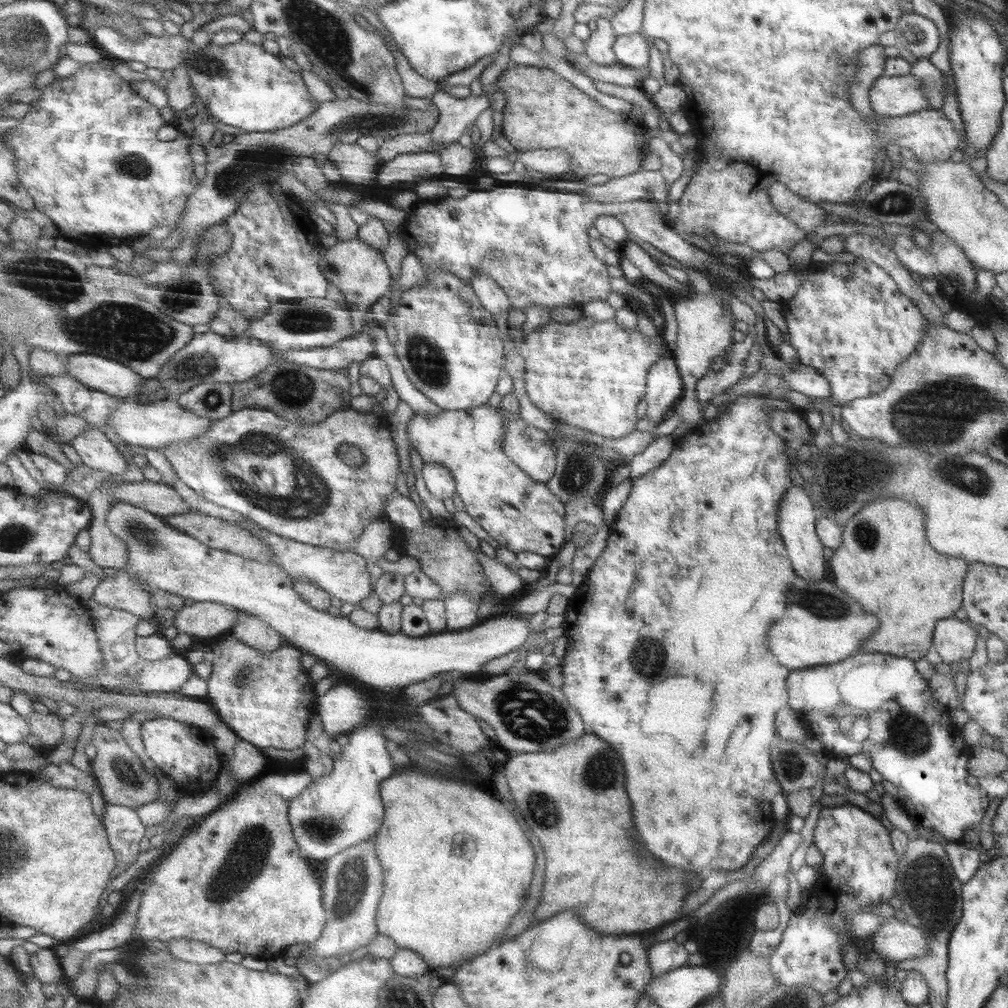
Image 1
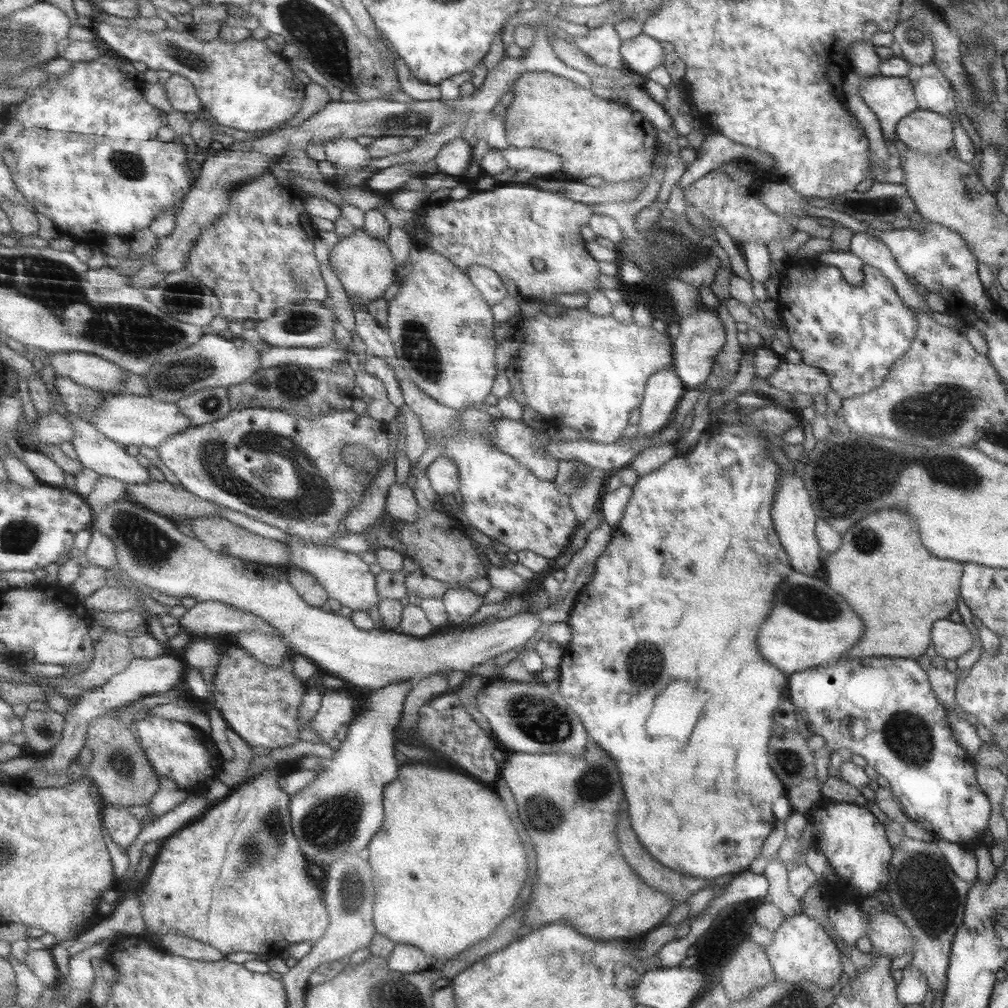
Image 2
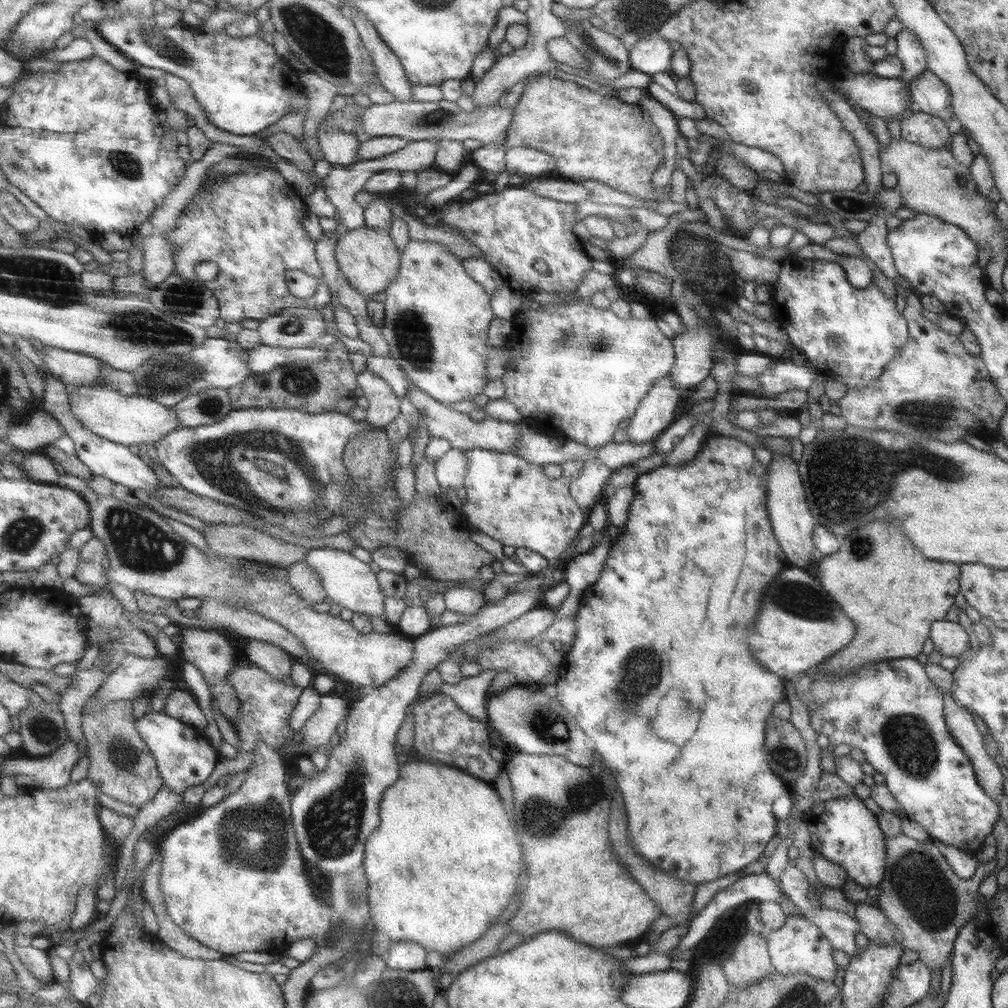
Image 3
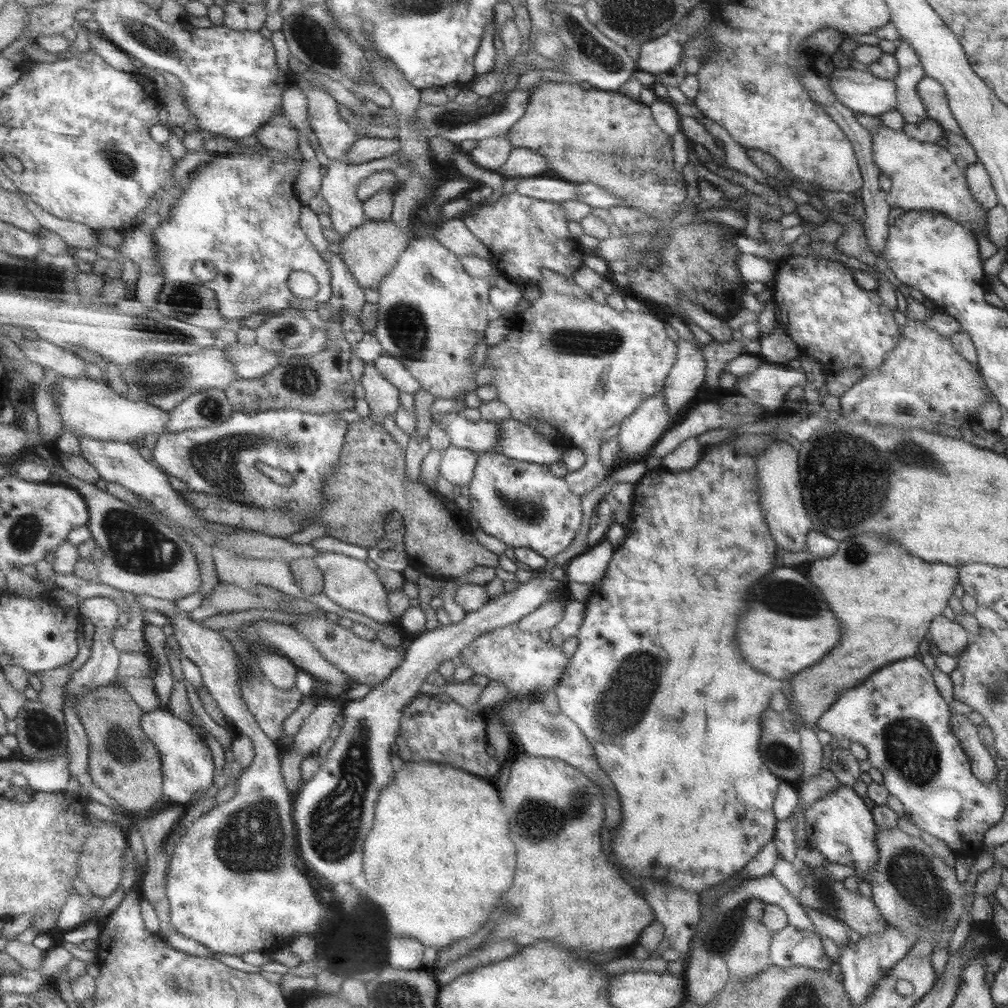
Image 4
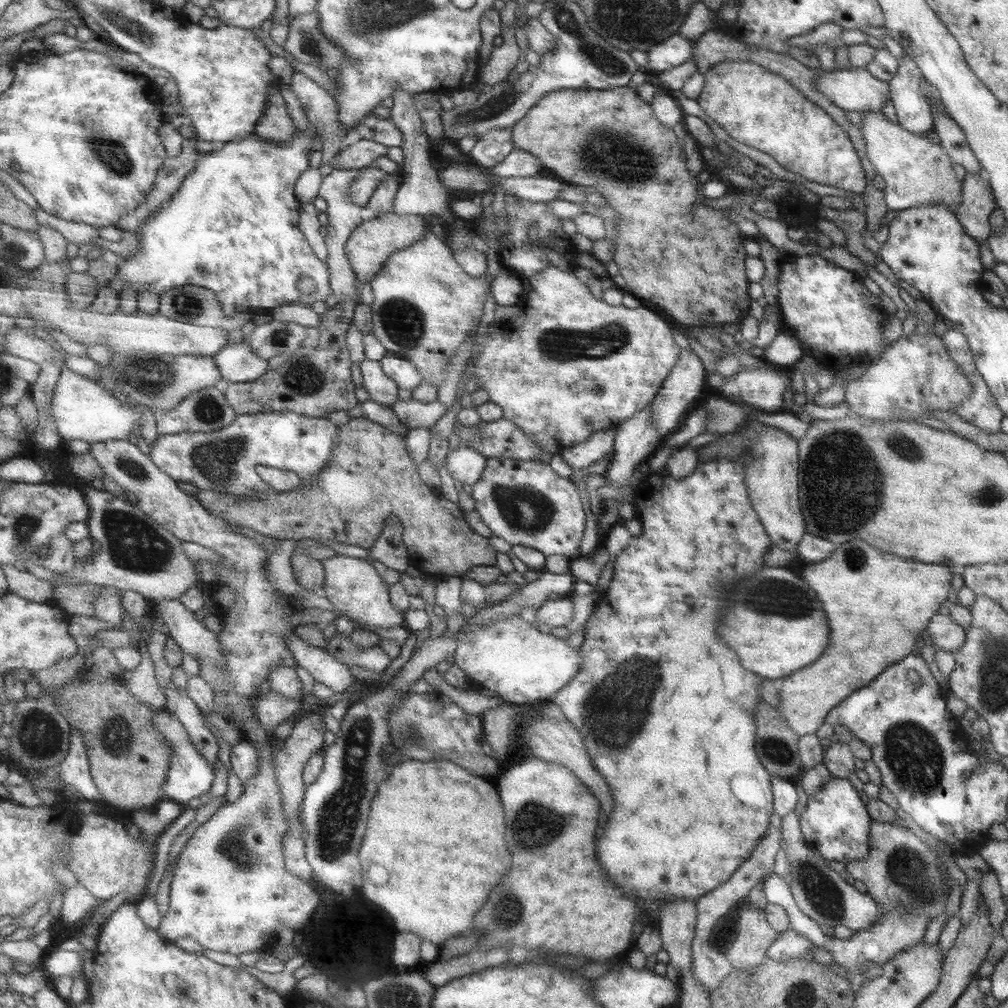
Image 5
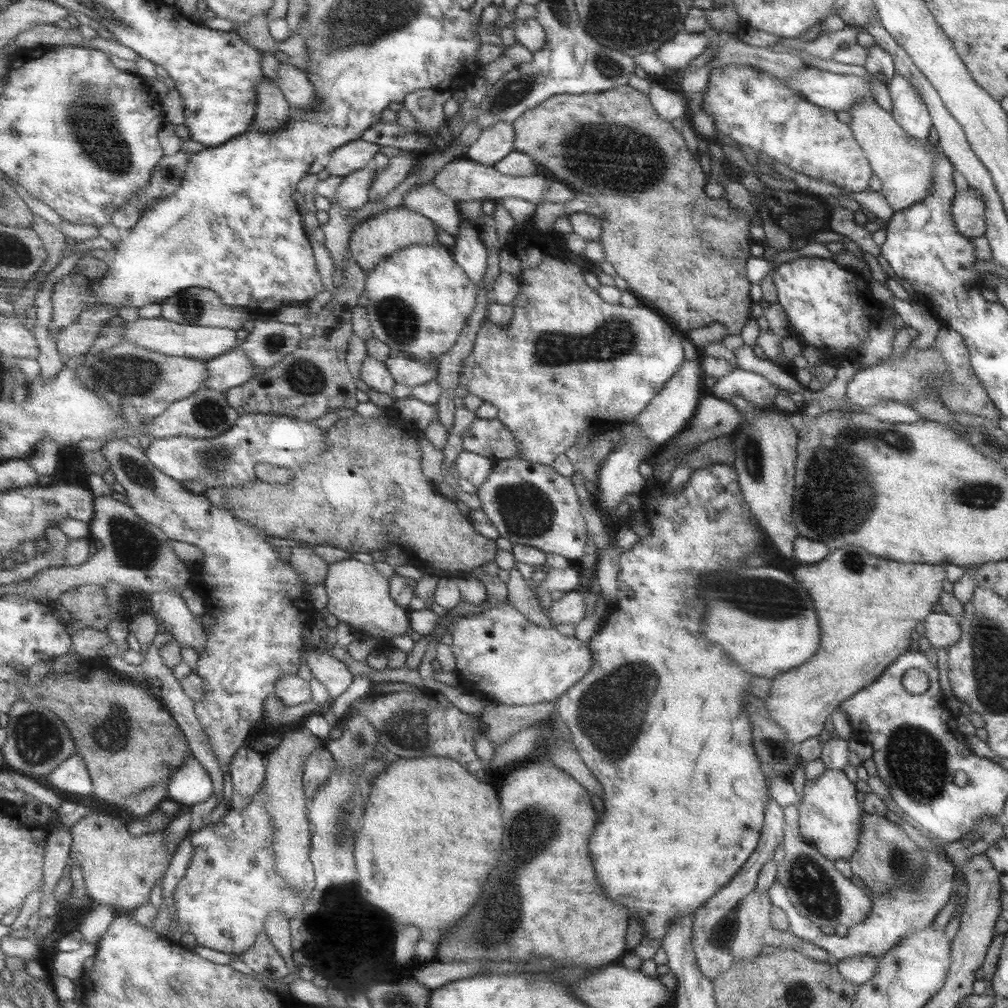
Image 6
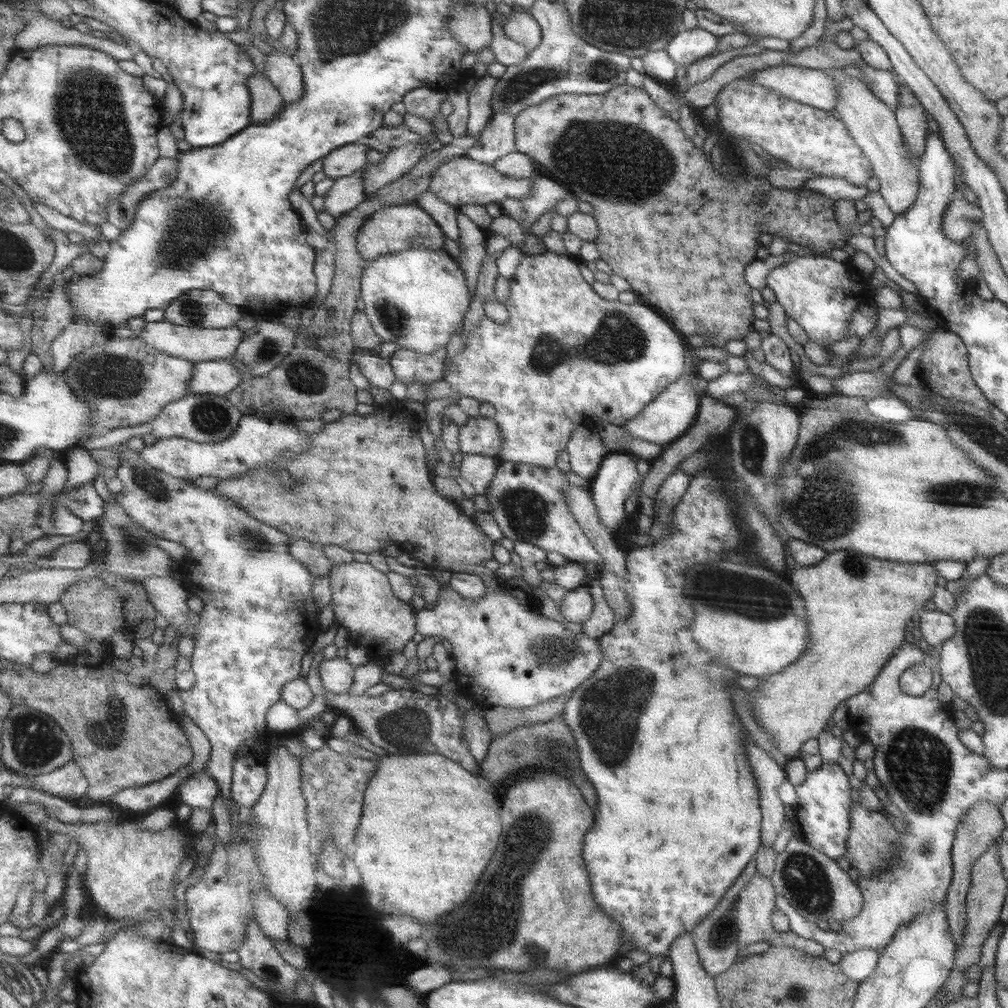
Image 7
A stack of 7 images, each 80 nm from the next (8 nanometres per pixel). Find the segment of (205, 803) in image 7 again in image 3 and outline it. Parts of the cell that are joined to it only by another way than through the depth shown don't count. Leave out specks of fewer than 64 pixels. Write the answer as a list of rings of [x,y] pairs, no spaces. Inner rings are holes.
[[[166,712],[146,714],[138,720],[138,729],[158,759],[165,784],[178,794],[184,794],[191,786],[200,786],[212,778],[222,756],[206,732],[200,732],[197,727],[186,725]]]

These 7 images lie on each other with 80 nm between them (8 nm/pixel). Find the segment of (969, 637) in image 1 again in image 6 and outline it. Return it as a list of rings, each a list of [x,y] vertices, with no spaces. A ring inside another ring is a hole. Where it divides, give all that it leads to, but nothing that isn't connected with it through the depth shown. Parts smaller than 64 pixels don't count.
[[[932,612],[924,622],[926,638],[937,649],[950,648],[959,641],[961,626],[959,620],[946,613]]]

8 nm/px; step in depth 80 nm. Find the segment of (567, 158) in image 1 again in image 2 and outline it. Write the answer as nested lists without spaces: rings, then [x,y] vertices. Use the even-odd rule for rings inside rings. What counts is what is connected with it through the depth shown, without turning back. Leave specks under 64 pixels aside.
[[[510,147],[502,150],[511,166],[534,174],[556,174],[565,170],[565,158],[557,152],[540,148]]]

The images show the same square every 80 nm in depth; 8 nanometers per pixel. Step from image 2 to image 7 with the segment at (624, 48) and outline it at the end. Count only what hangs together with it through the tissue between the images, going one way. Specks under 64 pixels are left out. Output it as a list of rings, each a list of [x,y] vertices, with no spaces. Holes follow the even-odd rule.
[[[699,27],[675,34],[665,51],[678,67],[682,67],[704,59],[706,54],[714,50],[717,42],[718,36]]]

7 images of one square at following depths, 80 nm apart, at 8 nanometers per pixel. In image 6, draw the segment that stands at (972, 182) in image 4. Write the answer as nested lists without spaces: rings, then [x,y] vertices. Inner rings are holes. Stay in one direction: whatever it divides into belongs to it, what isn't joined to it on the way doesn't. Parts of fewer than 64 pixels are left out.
[[[969,186],[968,190],[955,192],[951,211],[958,234],[968,239],[985,236],[986,205],[974,187]]]

